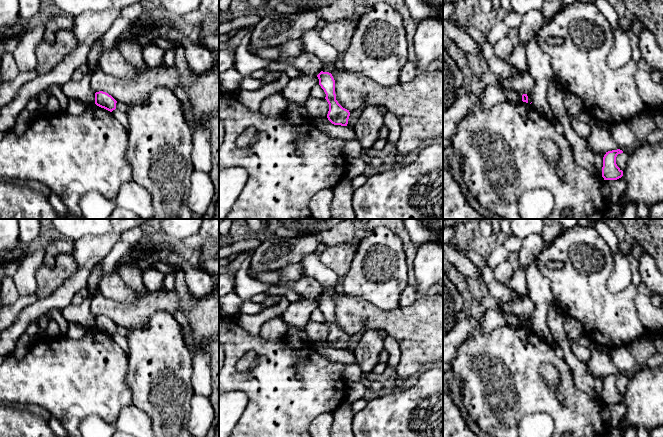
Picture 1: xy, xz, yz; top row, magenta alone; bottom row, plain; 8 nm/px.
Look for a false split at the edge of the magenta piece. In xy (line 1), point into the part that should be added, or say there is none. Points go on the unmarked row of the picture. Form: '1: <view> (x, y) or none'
1: none

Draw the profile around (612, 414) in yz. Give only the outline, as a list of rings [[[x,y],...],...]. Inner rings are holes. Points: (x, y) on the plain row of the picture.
[[[622,400],[617,404],[605,404],[602,410],[602,420],[609,428],[618,428],[627,413],[627,407]]]

